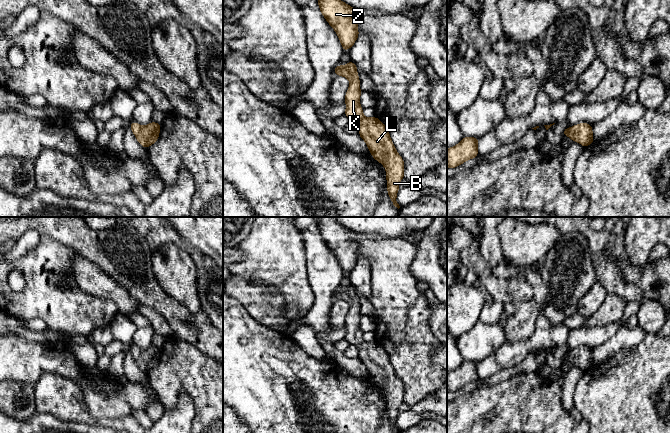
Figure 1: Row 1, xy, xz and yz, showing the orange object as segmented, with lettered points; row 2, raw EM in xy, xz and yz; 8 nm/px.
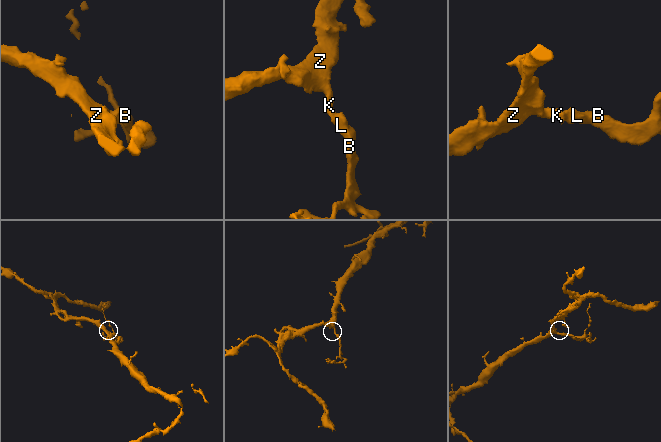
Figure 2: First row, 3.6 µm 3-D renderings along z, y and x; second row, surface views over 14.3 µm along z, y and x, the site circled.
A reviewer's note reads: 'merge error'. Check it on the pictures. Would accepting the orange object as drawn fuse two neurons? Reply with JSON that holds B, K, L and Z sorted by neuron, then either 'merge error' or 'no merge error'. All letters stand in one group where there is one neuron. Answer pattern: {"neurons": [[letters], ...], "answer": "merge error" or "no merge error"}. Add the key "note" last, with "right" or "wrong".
{"neurons": [["B", "K", "L", "Z"]], "answer": "no merge error", "note": "wrong"}

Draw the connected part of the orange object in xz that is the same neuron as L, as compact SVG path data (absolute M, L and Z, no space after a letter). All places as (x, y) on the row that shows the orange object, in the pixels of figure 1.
M350 61L344 66L337 65L333 72L344 76L350 81L345 94L345 116L359 124L359 136L366 142L373 158L386 169L388 195L395 207L400 208L396 201L399 182L404 178L404 161L397 153L387 127L377 118L366 118L360 106L360 80L357 66Z

